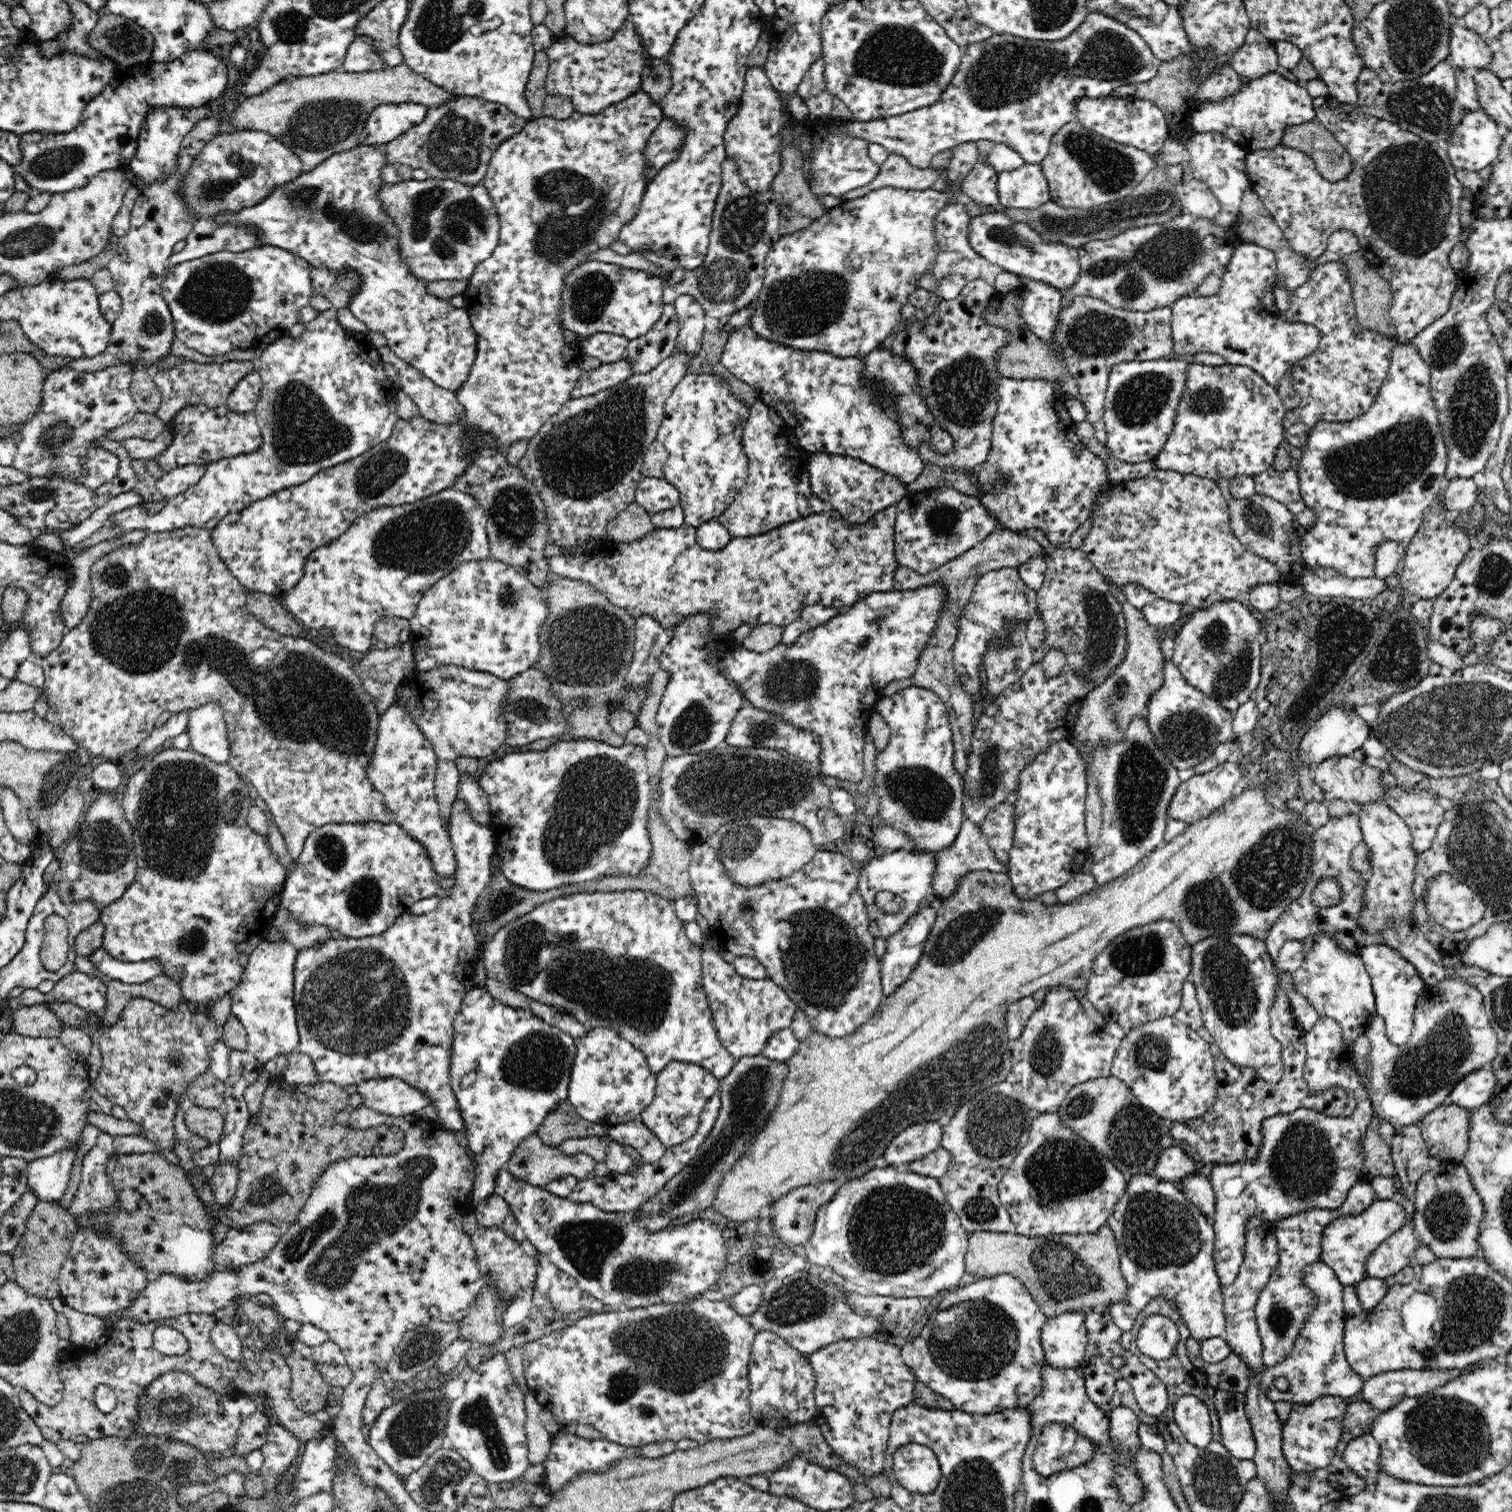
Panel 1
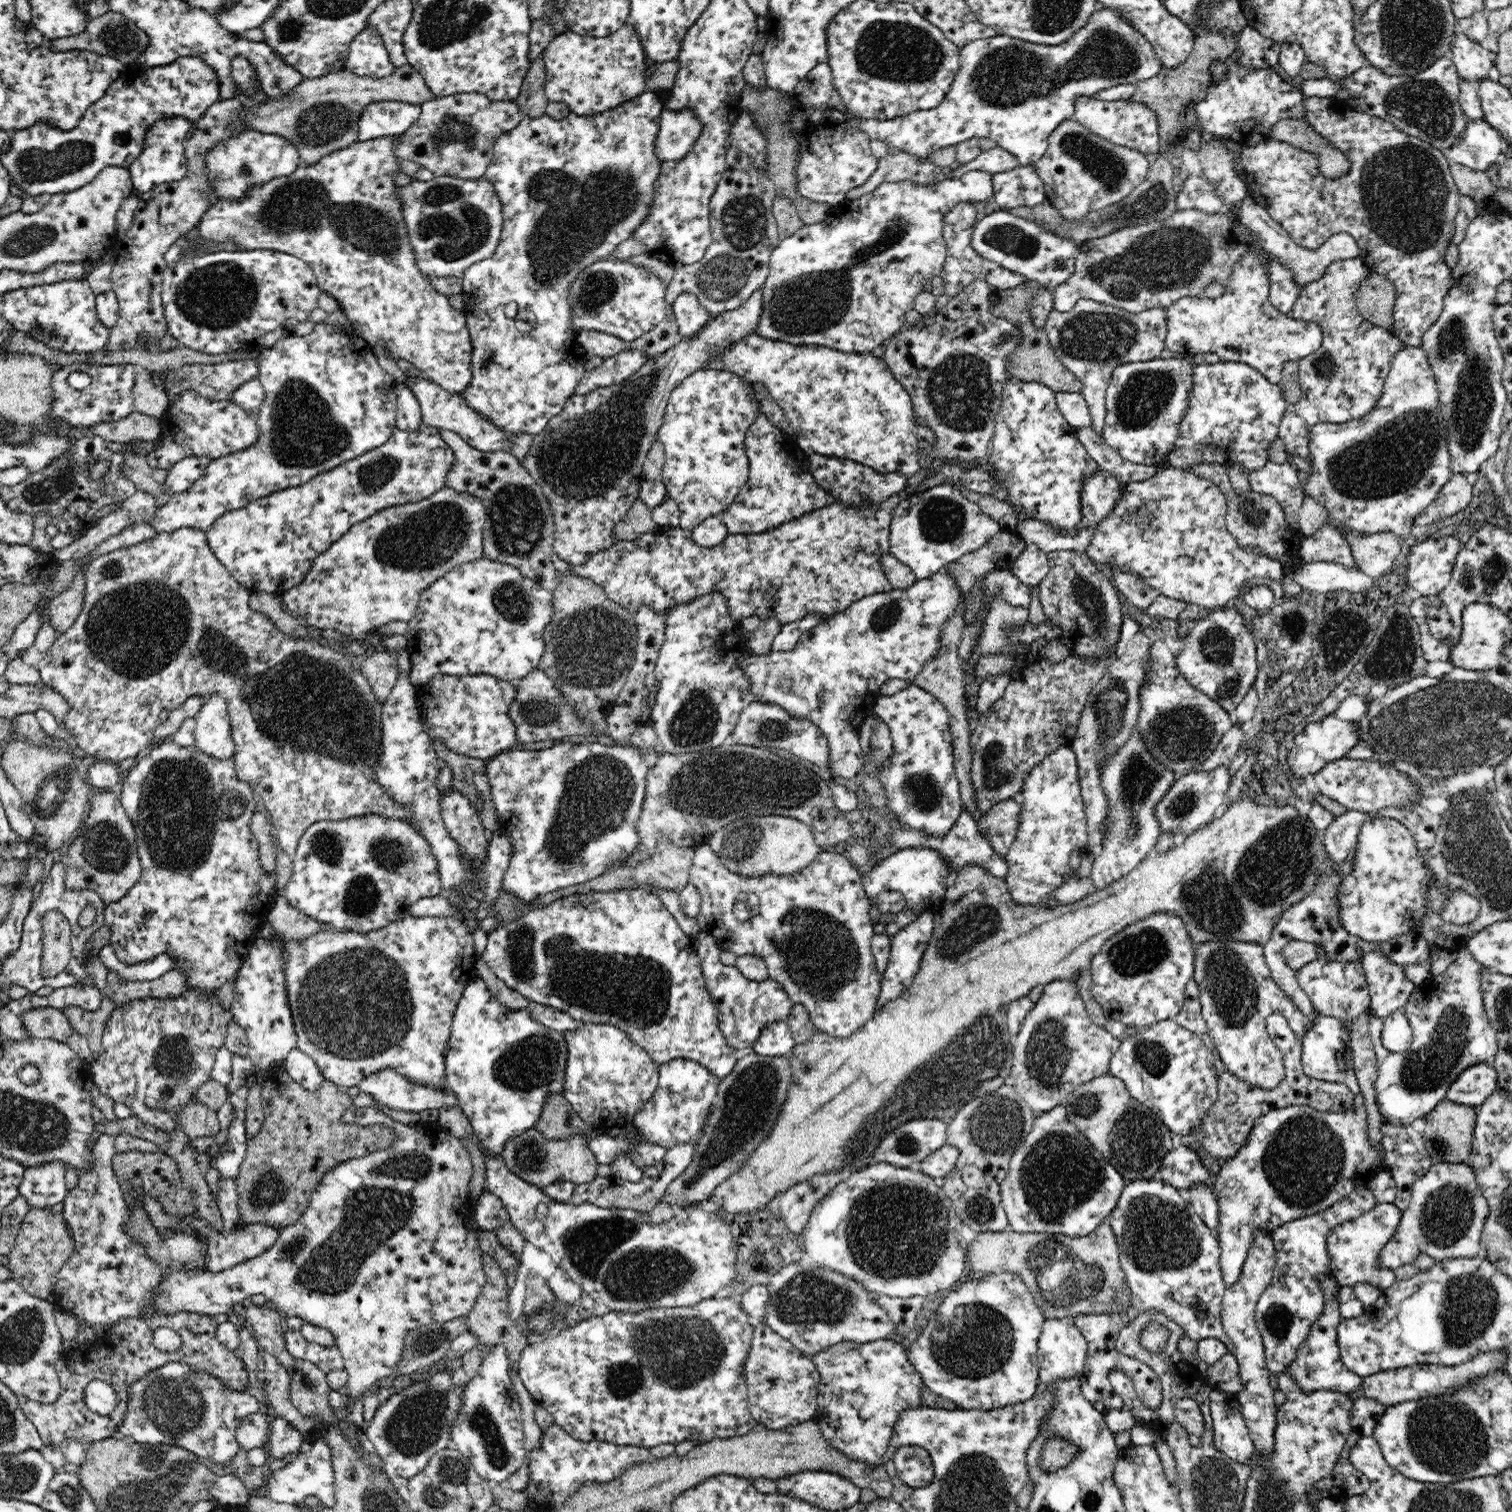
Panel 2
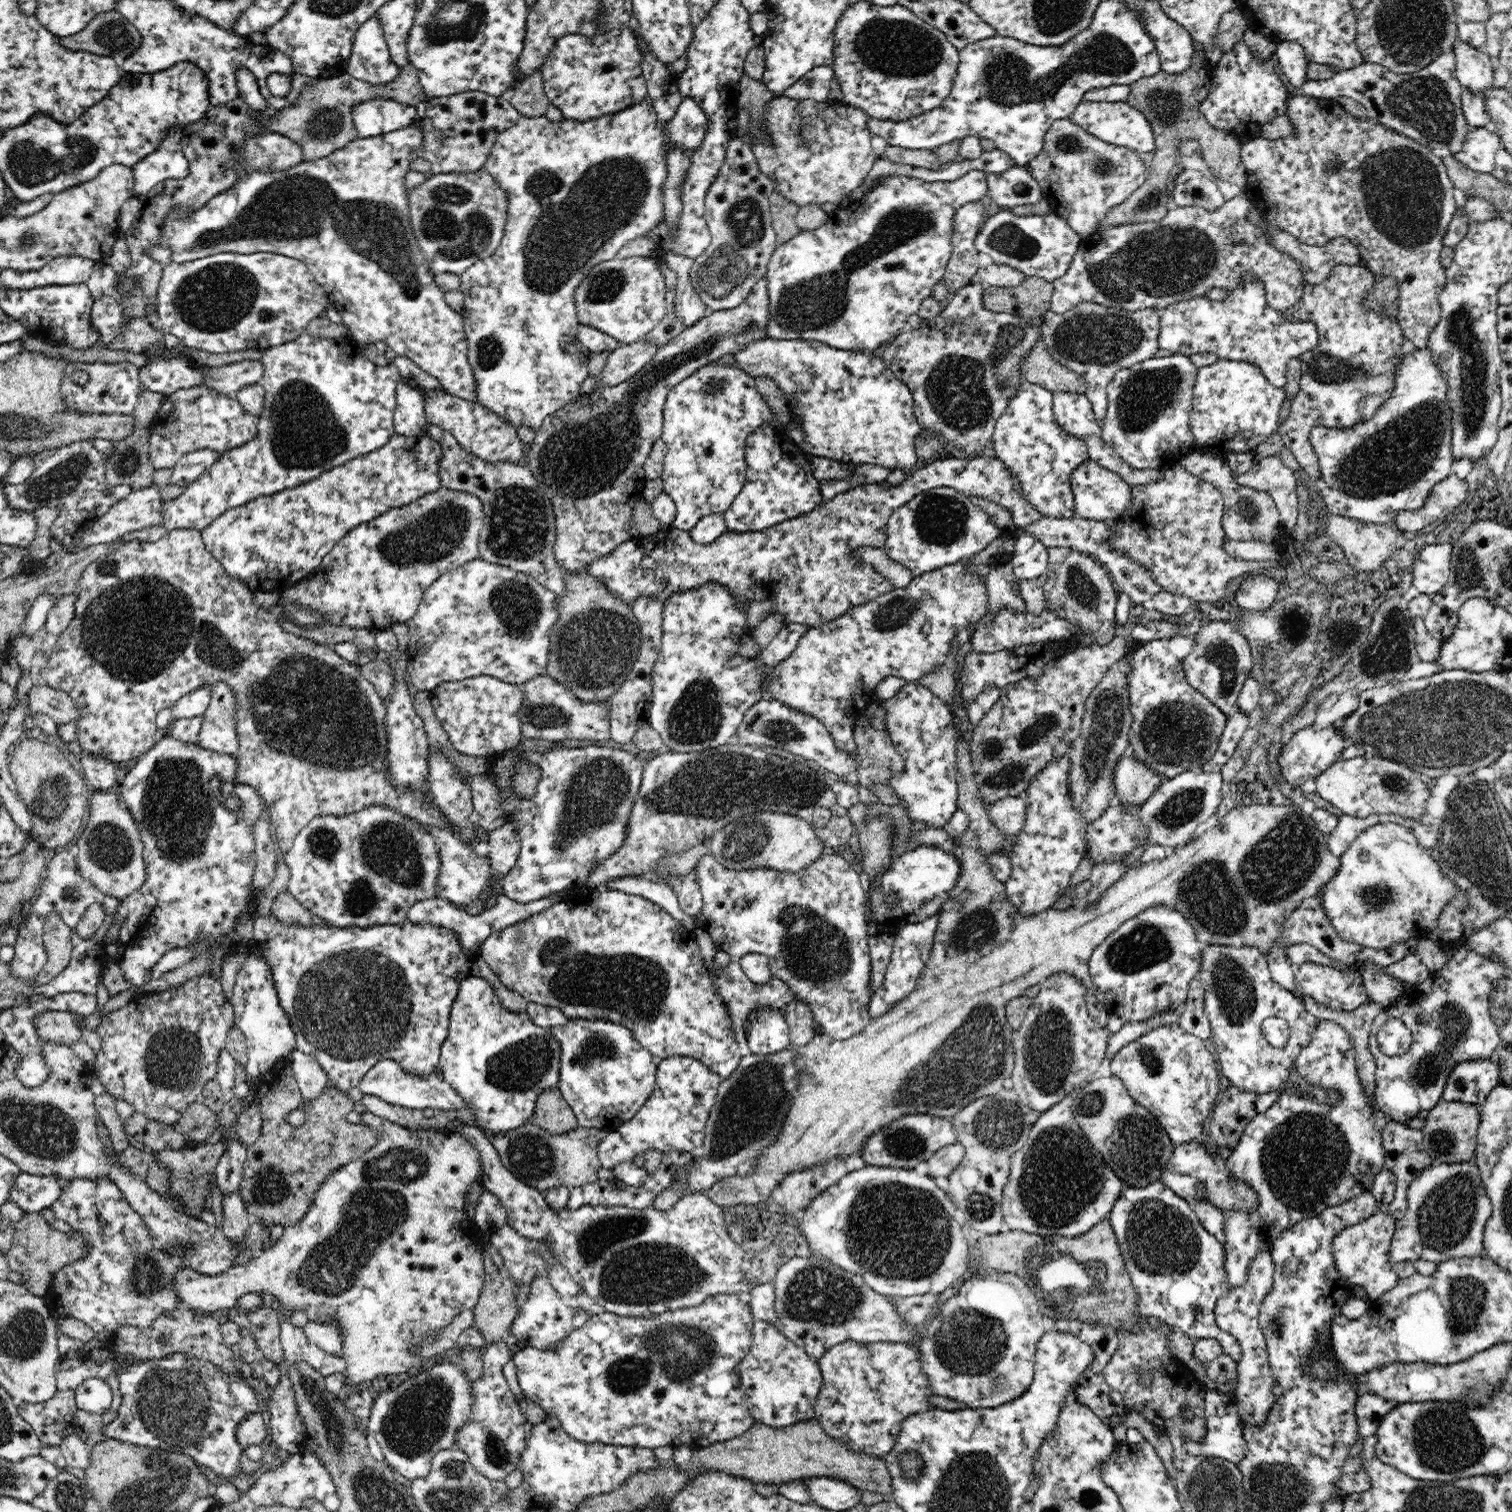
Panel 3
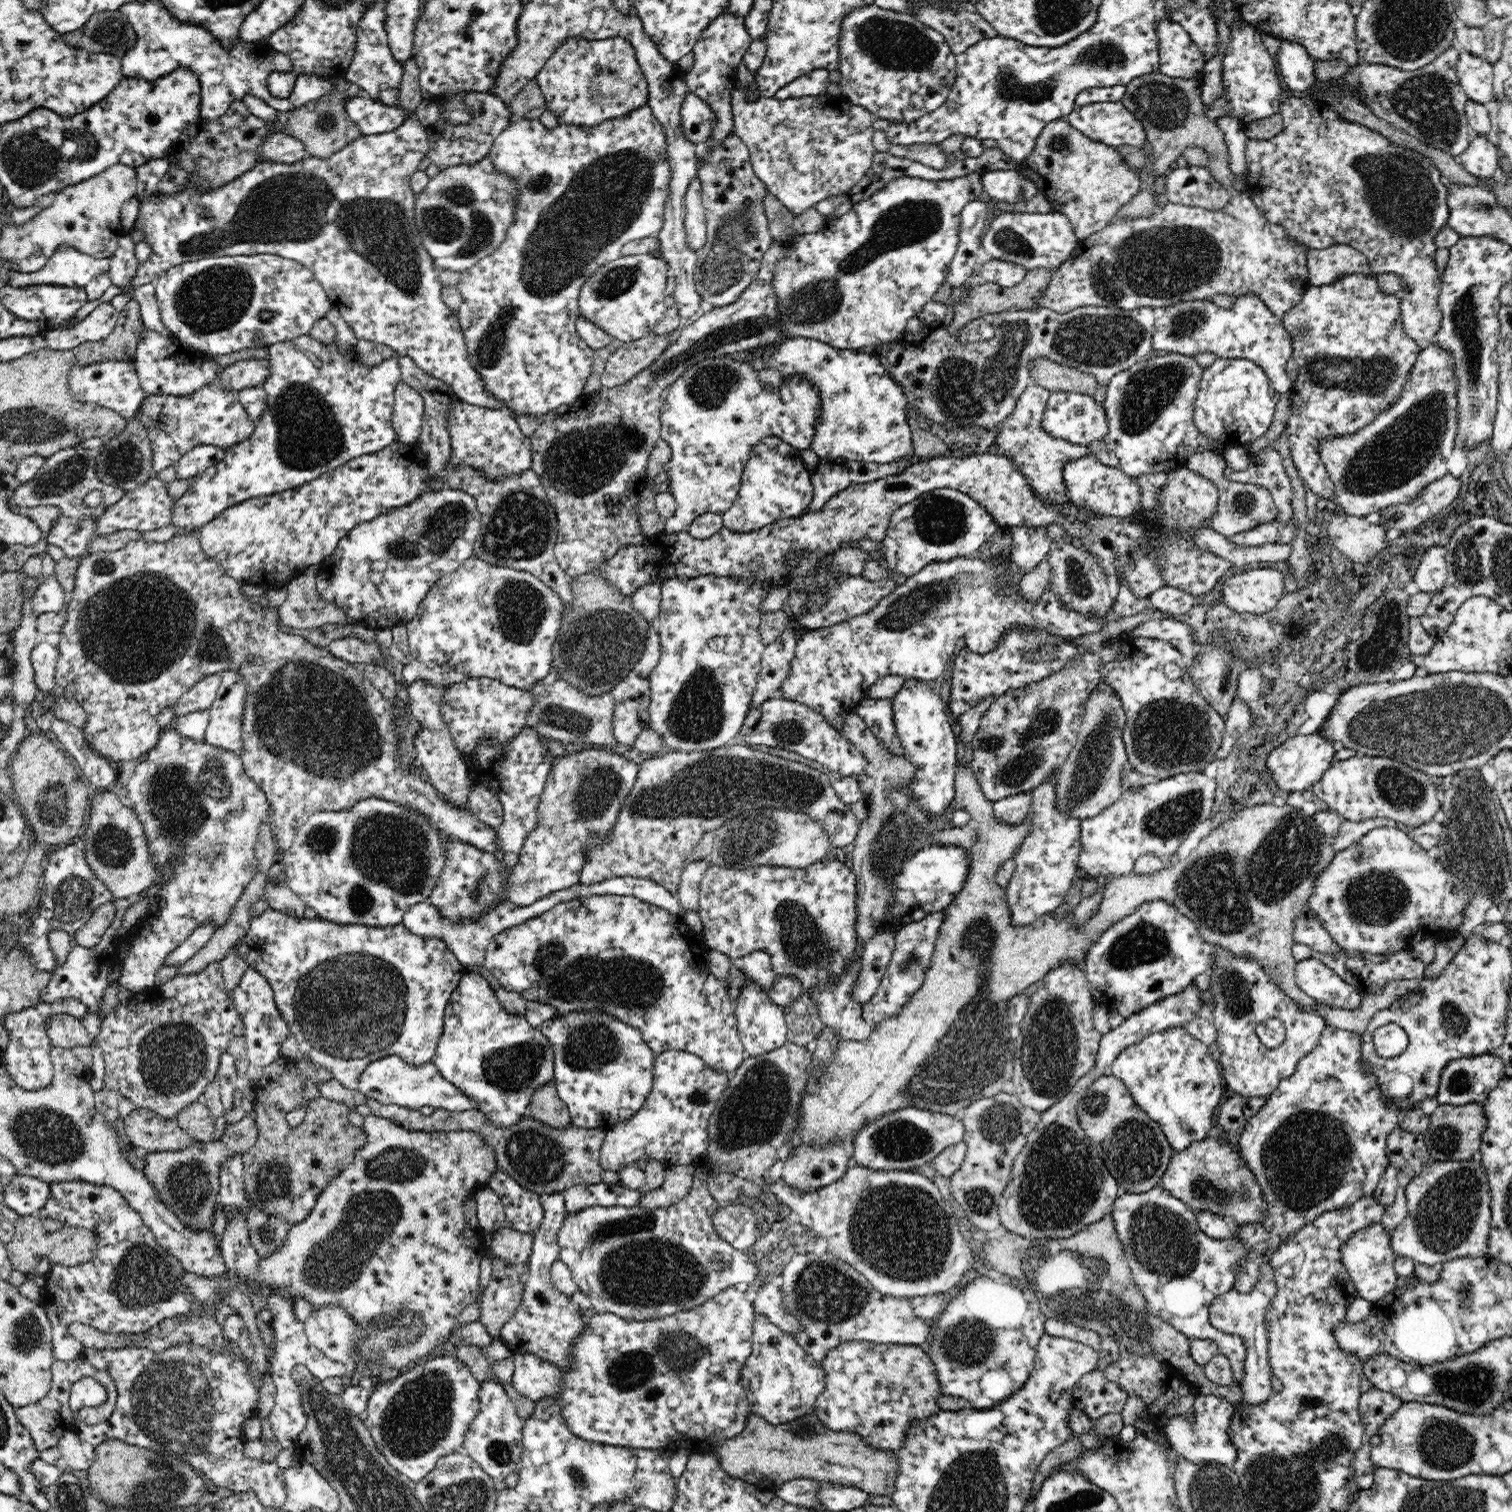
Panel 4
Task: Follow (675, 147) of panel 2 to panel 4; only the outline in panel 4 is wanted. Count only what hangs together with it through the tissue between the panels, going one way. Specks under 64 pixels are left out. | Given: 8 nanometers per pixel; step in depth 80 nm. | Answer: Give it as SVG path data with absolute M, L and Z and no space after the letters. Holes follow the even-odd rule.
M692 93L684 99L680 114L684 134L696 146L703 145L718 124L718 113L713 106Z

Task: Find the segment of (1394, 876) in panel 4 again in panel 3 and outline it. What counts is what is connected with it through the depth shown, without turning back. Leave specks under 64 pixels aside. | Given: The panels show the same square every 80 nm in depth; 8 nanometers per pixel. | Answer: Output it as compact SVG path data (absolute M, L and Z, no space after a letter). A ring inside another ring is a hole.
M1392 821L1364 829L1338 859L1340 866L1337 874L1321 887L1317 896L1320 897L1326 919L1342 941L1362 947L1382 950L1404 941L1412 943L1420 938L1428 938L1429 932L1438 928L1439 916L1450 912L1450 902L1459 891L1458 885L1444 875L1442 868L1418 844L1416 837Z

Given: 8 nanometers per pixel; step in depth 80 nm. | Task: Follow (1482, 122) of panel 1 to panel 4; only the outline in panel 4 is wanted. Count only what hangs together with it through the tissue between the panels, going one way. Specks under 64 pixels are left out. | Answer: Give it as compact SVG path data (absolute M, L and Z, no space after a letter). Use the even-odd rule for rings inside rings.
M1472 135L1466 150L1457 158L1468 173L1486 180L1492 178L1498 168L1498 149L1498 145L1490 143L1486 137Z

